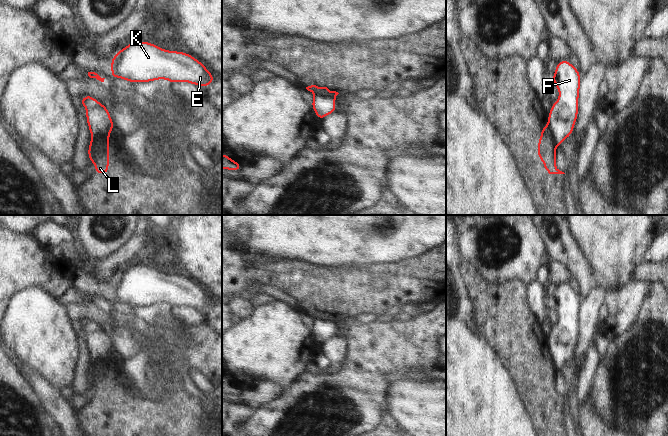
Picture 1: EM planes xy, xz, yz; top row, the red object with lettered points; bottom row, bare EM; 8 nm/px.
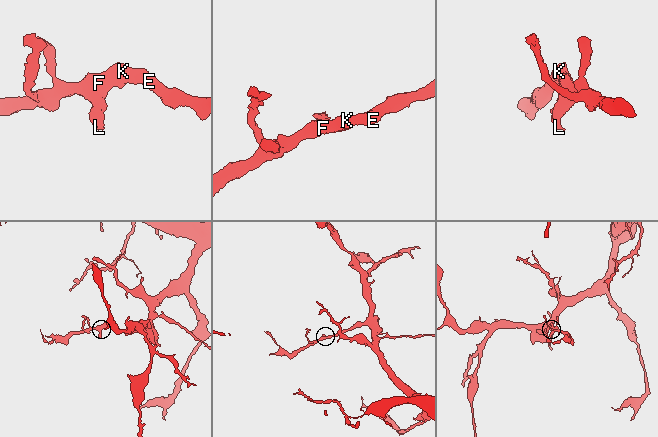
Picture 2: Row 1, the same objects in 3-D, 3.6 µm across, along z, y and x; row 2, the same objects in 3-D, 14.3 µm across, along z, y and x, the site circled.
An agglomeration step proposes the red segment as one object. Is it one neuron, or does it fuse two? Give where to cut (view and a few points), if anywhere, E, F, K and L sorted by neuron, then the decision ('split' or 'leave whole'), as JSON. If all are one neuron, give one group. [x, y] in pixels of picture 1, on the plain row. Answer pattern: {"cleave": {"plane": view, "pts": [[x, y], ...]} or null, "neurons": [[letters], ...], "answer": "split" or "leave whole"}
{"cleave": {"plane": "yz", "pts": [[547, 348], [555, 370]]}, "neurons": [["E", "F", "K"], ["L"]], "answer": "split"}

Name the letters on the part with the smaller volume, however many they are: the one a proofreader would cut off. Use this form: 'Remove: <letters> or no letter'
Remove: L.

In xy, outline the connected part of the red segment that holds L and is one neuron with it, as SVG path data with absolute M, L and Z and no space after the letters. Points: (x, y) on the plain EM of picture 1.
M106 357L103 361L92 363L88 370L88 381L95 389L96 398L107 398L109 396L109 361Z

